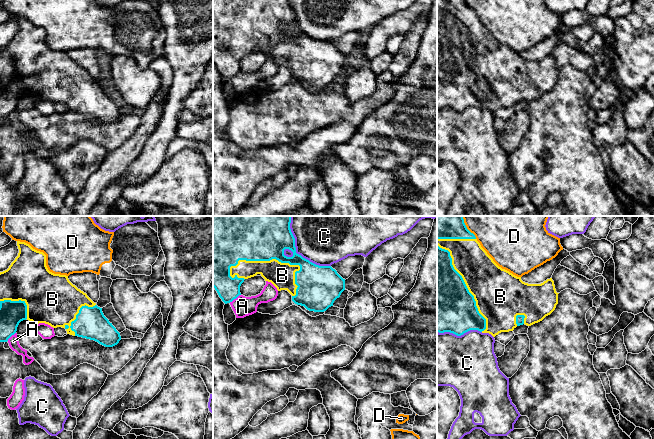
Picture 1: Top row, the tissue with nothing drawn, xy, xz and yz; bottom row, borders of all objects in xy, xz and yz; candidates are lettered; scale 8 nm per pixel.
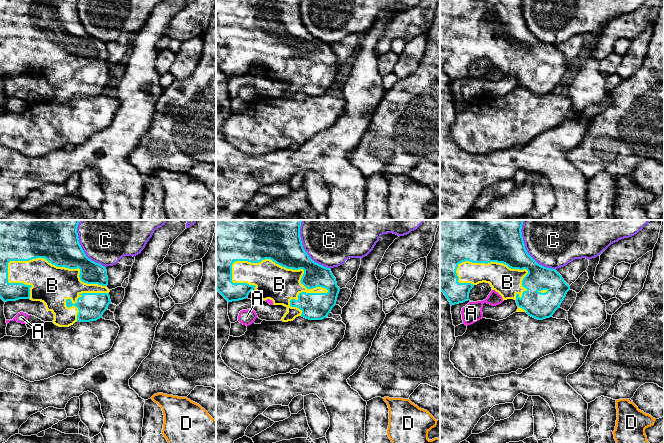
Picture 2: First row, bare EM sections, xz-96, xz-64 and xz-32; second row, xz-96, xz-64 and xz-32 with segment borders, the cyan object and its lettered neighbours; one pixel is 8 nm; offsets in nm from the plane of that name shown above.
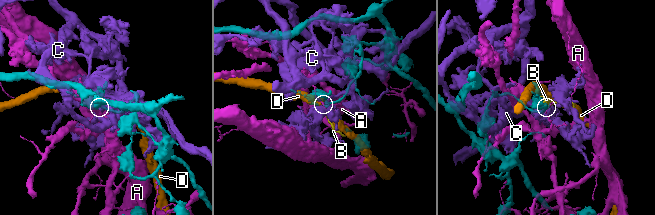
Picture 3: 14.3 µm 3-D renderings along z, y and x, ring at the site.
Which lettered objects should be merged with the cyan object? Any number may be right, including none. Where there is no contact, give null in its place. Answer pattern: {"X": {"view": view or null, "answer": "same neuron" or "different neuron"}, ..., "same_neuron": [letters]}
{"A": {"view": "xz", "answer": "different neuron"}, "B": {"view": "xz", "answer": "same neuron"}, "C": {"view": "xz", "answer": "different neuron"}, "D": {"view": "yz", "answer": "different neuron"}, "same_neuron": ["B"]}

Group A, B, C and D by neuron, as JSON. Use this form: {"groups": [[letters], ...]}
{"groups": [["A"], ["B"], ["C"], ["D"]]}

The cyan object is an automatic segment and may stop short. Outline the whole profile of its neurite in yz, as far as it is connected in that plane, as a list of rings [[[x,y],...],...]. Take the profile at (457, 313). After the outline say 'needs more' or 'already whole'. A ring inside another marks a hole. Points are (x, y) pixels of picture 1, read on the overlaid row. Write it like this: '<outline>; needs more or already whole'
[[[437,216],[437,332],[461,336],[470,330],[478,330],[495,337],[523,324],[531,326],[555,310],[558,294],[552,278],[541,284],[528,284],[499,267],[467,229],[463,216]]]; needs more

